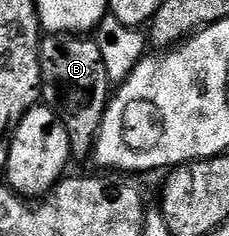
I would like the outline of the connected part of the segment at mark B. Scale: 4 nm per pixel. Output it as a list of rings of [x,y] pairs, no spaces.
[[[47,35],[41,39],[42,98],[66,126],[71,157],[77,161],[93,153],[96,134],[108,108],[112,85],[95,39],[81,35]]]

